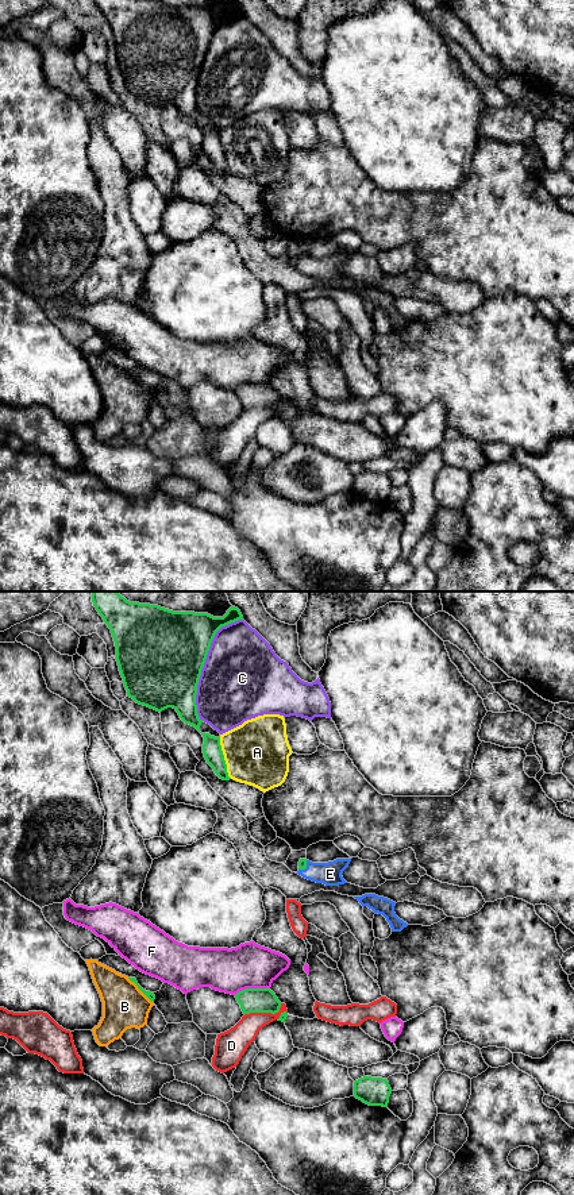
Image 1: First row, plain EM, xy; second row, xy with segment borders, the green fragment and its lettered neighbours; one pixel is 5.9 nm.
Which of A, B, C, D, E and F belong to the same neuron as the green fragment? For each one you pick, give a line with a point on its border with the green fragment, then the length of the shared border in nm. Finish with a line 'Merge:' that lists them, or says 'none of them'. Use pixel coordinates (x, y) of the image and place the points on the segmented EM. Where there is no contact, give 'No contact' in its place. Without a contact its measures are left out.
E: Touches green at xy (305, 867). Shared border 80 nm
Merge: E

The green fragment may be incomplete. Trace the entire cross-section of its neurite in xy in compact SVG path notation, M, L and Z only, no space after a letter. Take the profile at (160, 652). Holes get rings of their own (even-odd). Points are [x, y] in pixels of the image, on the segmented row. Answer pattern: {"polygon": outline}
{"polygon": "M92 591L92 602L111 629L127 695L157 712L173 708L200 732L196 694L201 670L216 632L243 620L240 610L232 606L223 617L173 612L130 602L118 591Z"}

